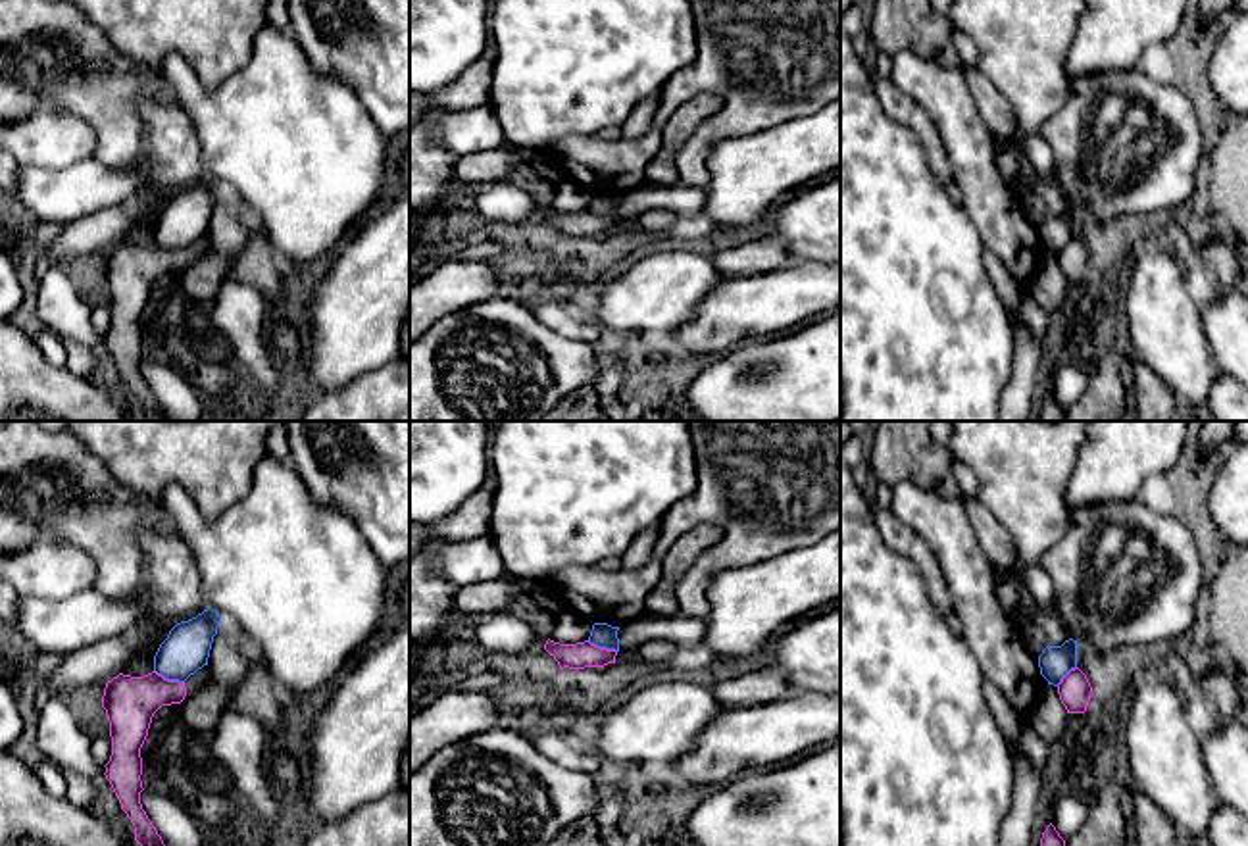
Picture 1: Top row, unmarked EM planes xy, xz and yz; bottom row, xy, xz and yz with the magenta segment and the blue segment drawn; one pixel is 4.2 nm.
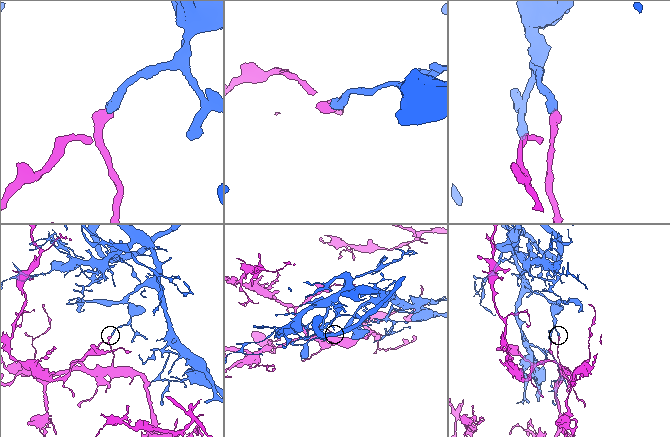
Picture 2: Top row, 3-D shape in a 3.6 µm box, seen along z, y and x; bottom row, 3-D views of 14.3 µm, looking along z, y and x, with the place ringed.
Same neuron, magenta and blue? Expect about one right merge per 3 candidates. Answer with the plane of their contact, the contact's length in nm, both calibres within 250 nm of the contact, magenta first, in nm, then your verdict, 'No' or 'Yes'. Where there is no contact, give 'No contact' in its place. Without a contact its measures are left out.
Touches magenta in xy. Shared border 140 nm. Thickness 220 nm (magenta) against 200 nm. No

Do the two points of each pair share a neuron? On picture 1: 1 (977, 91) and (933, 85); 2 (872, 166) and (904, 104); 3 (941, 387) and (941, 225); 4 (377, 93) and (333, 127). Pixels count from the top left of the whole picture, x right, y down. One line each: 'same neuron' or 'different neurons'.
1: different neurons
2: different neurons
3: same neuron
4: different neurons

